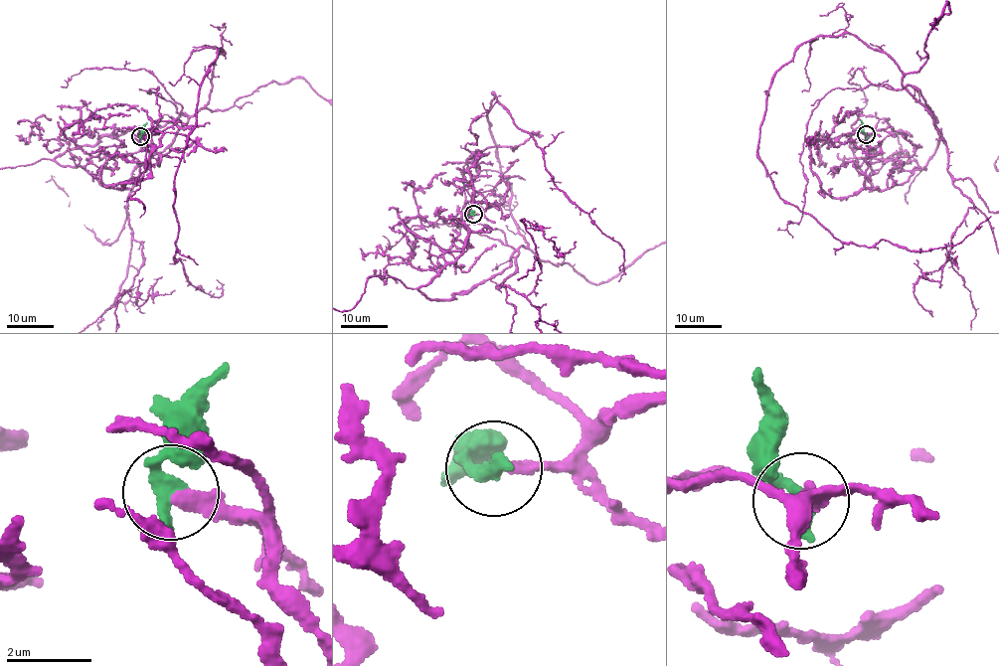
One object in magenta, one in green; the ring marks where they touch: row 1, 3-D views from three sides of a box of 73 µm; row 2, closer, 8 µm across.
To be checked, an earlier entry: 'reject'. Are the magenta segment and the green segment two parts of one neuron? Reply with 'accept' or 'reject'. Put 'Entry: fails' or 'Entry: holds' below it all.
reject
Entry: holds

